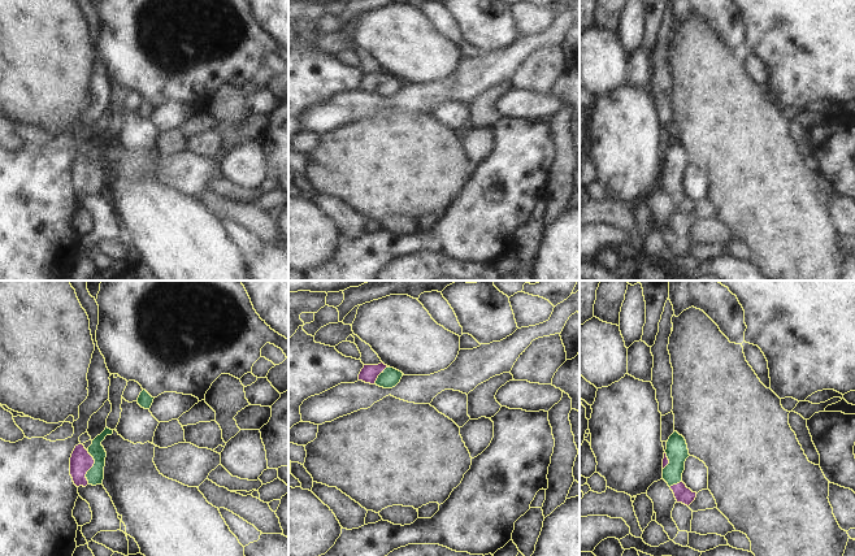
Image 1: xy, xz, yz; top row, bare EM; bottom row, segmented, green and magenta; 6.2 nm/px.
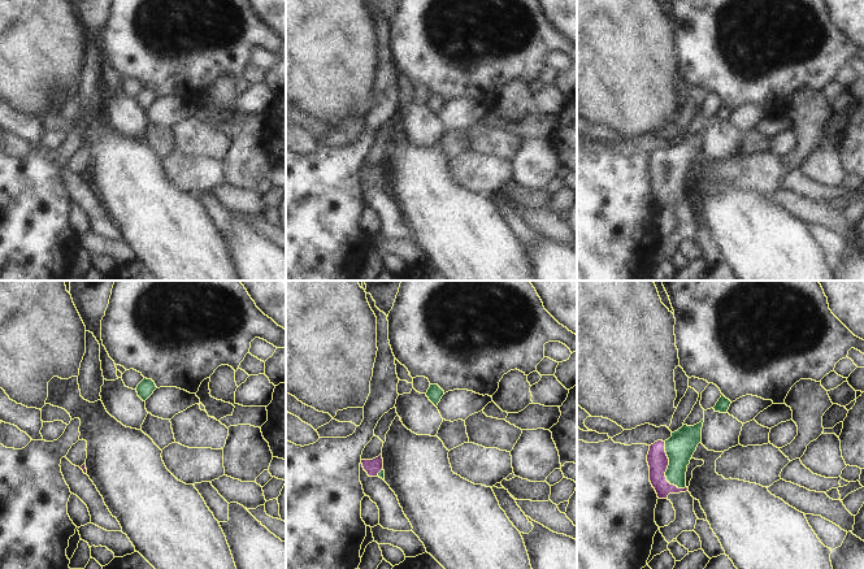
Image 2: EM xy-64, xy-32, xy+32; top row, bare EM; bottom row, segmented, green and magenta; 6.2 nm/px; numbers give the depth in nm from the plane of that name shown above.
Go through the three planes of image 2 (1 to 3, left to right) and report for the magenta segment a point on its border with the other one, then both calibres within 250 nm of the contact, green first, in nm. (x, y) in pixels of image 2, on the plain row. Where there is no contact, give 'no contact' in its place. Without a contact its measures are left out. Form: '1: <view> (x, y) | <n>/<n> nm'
1: no contact
2: xy-32 (380, 181) | 50/100 nm
3: xy+32 (667, 178) | 180/130 nm

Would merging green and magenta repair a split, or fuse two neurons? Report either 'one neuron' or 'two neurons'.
one neuron

